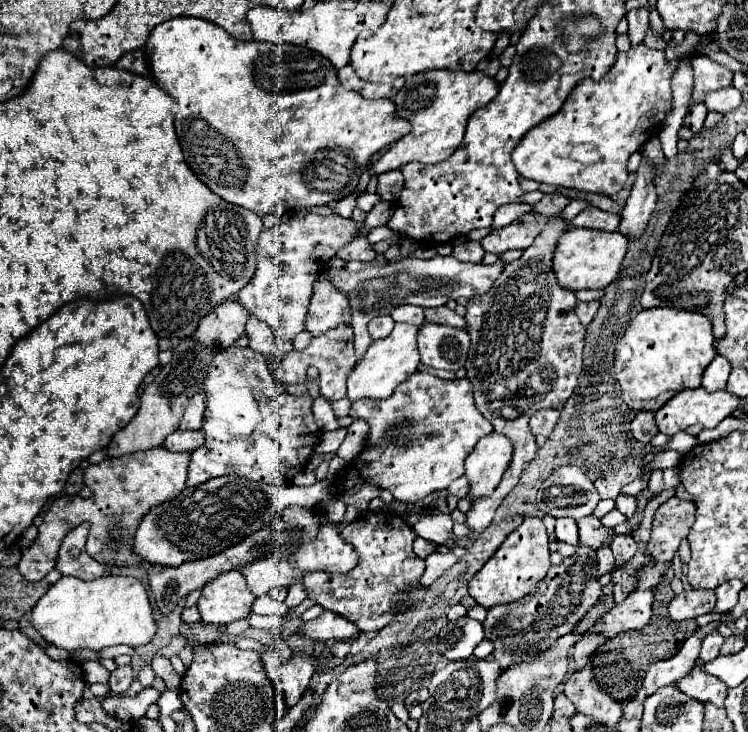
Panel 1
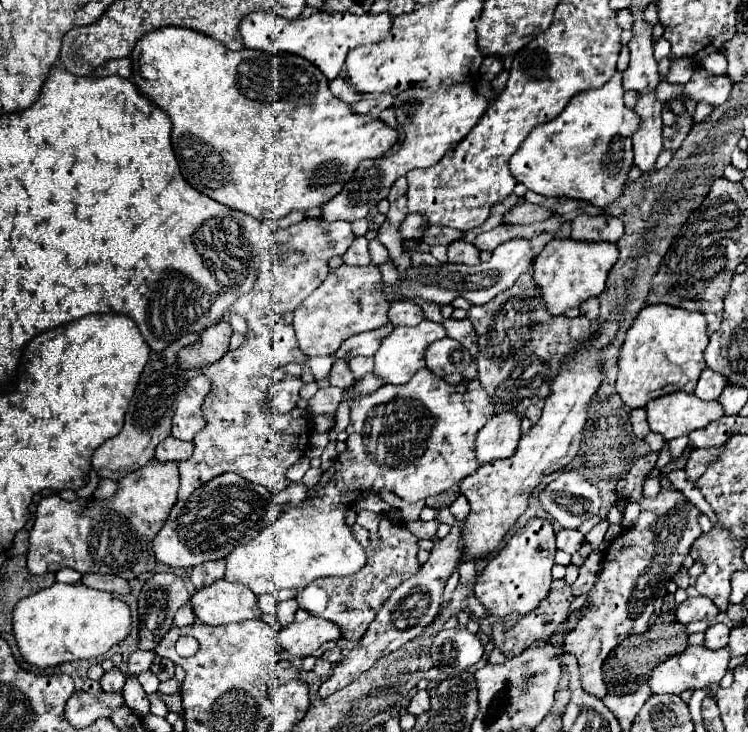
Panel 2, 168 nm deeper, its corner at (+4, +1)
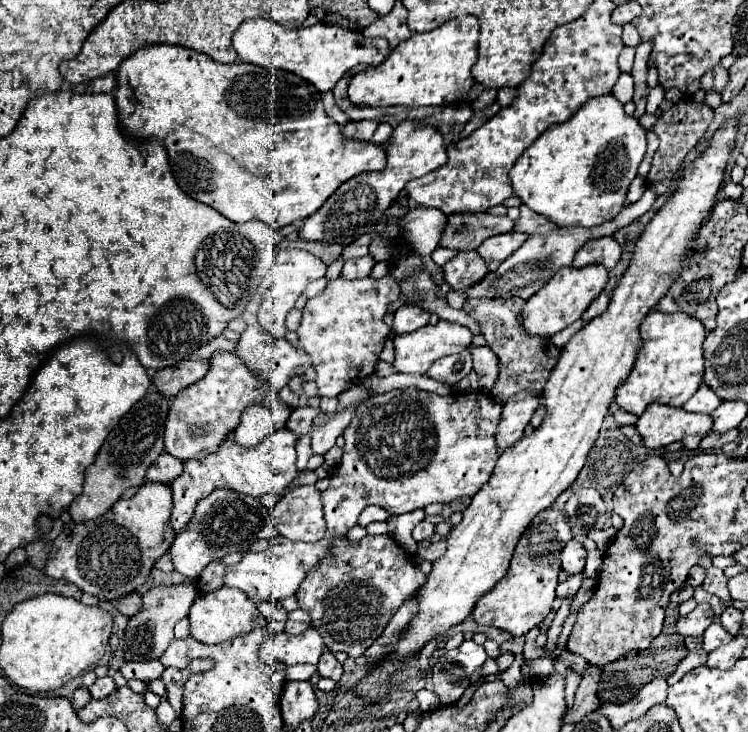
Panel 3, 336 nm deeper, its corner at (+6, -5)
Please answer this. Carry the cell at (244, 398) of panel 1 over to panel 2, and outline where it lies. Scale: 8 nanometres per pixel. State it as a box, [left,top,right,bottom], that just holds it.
[179,218,355,500]

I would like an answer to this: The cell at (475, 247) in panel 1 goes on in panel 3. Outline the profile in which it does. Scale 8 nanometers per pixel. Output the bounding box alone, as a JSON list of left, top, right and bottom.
[443,252,489,292]

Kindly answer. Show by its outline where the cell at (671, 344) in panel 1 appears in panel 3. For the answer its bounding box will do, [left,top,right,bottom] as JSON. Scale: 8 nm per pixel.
[615,310,707,416]

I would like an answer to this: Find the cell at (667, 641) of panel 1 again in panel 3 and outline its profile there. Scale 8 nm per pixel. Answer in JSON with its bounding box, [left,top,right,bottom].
[599,648,687,702]

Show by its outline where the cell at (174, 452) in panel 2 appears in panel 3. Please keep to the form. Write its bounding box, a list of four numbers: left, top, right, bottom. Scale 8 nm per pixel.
[147,452,183,484]

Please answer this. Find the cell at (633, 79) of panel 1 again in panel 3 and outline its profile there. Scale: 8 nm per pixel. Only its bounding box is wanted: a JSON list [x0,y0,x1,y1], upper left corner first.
[509,94,645,228]

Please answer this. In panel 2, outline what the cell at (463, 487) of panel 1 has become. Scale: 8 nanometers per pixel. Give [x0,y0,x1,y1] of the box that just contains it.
[459,310,619,560]

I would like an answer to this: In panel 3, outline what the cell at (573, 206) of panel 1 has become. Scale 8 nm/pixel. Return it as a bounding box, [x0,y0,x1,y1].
[477,232,527,262]

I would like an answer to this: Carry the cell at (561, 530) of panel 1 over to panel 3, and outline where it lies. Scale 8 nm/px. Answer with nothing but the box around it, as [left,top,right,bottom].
[561,540,587,576]

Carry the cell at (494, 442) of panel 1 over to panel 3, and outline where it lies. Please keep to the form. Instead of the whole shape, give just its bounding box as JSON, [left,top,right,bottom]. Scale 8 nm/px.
[497,392,541,450]

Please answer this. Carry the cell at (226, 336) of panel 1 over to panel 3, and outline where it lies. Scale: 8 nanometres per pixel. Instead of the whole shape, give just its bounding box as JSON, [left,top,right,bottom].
[153,360,209,398]

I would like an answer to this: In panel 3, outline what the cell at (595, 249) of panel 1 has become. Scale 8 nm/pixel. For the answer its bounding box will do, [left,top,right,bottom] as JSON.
[521,266,609,338]

